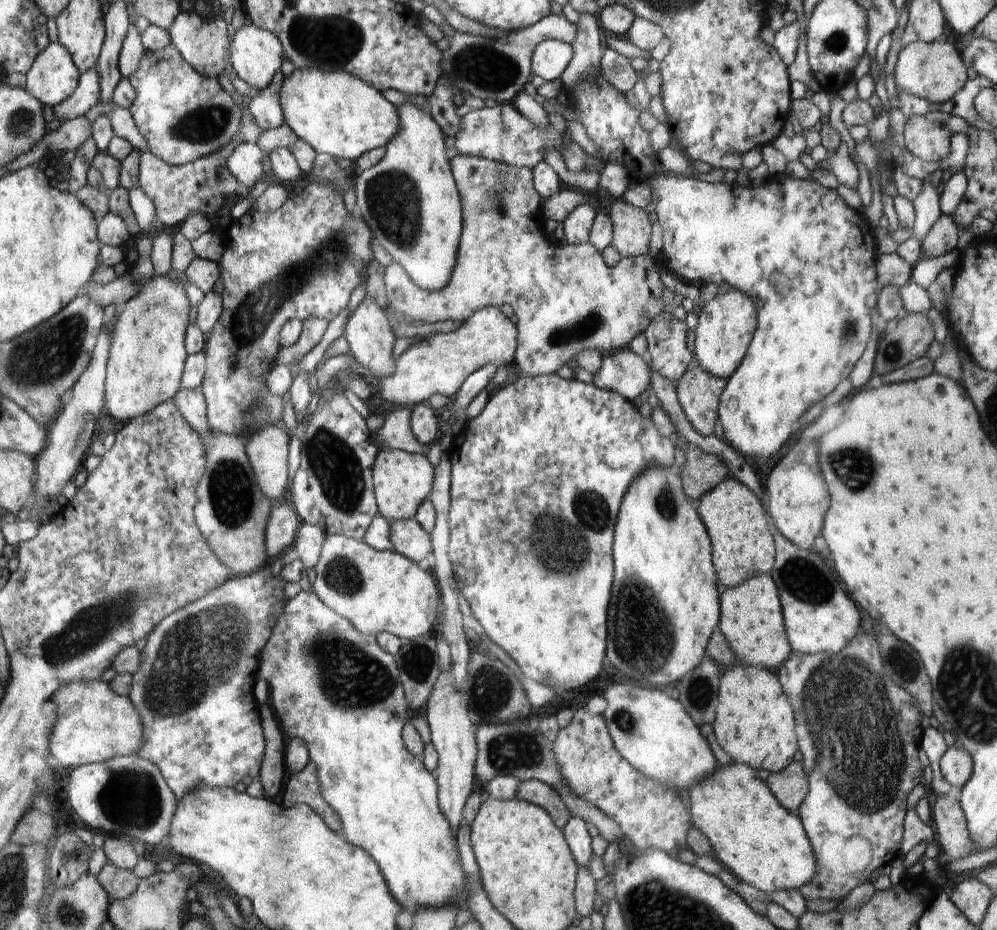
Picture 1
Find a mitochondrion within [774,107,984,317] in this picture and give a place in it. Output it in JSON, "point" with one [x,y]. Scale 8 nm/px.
{"point":[953,124]}

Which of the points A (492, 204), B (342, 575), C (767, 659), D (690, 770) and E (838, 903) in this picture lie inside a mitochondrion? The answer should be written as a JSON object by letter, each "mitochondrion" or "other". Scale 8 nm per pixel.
{"A":"mitochondrion","B":"mitochondrion","C":"other","D":"other","E":"other"}

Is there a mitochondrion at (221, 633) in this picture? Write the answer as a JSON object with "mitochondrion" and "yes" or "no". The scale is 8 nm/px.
{"mitochondrion":"yes"}

